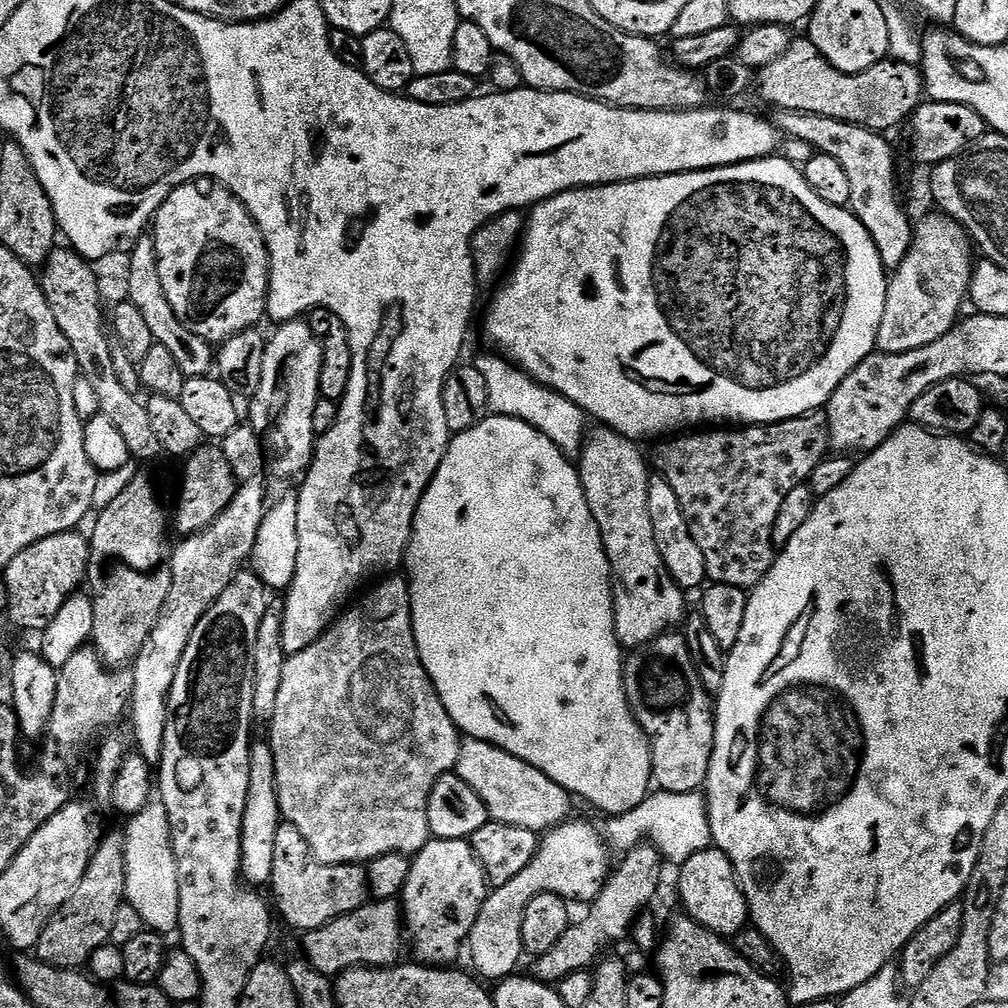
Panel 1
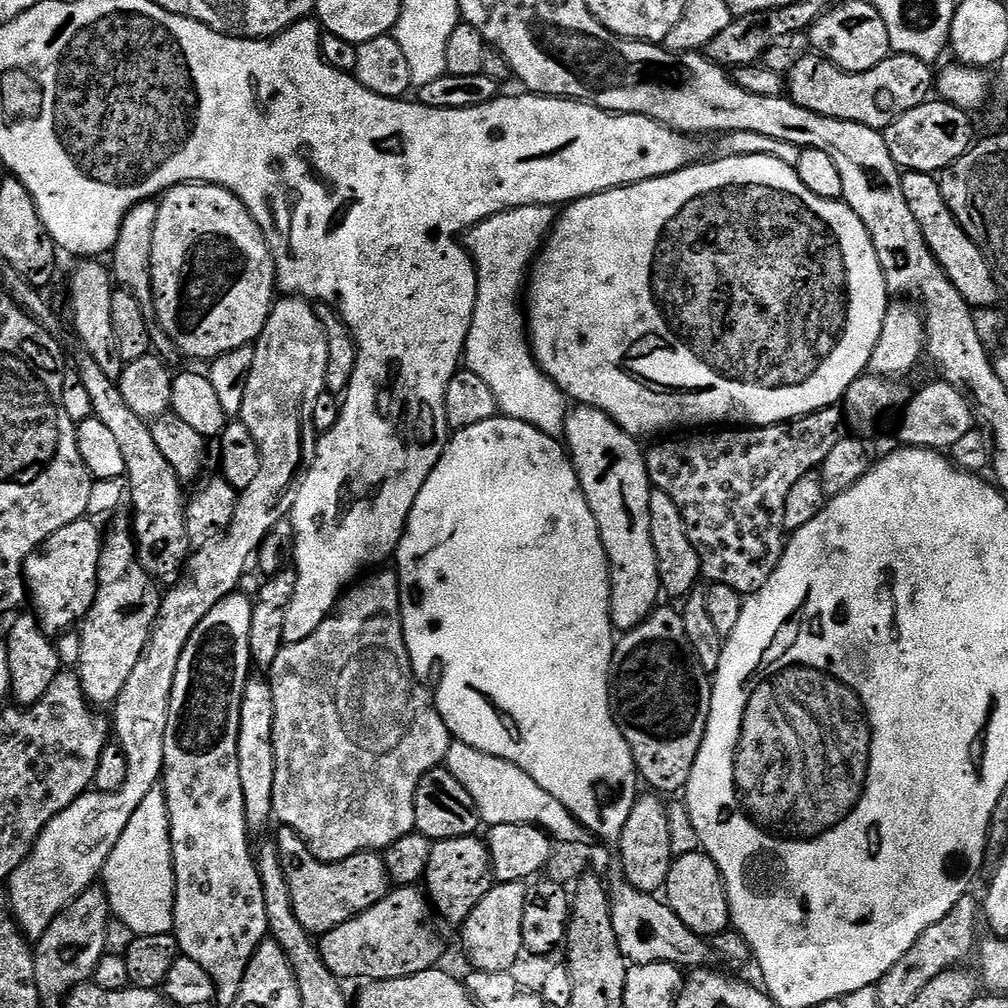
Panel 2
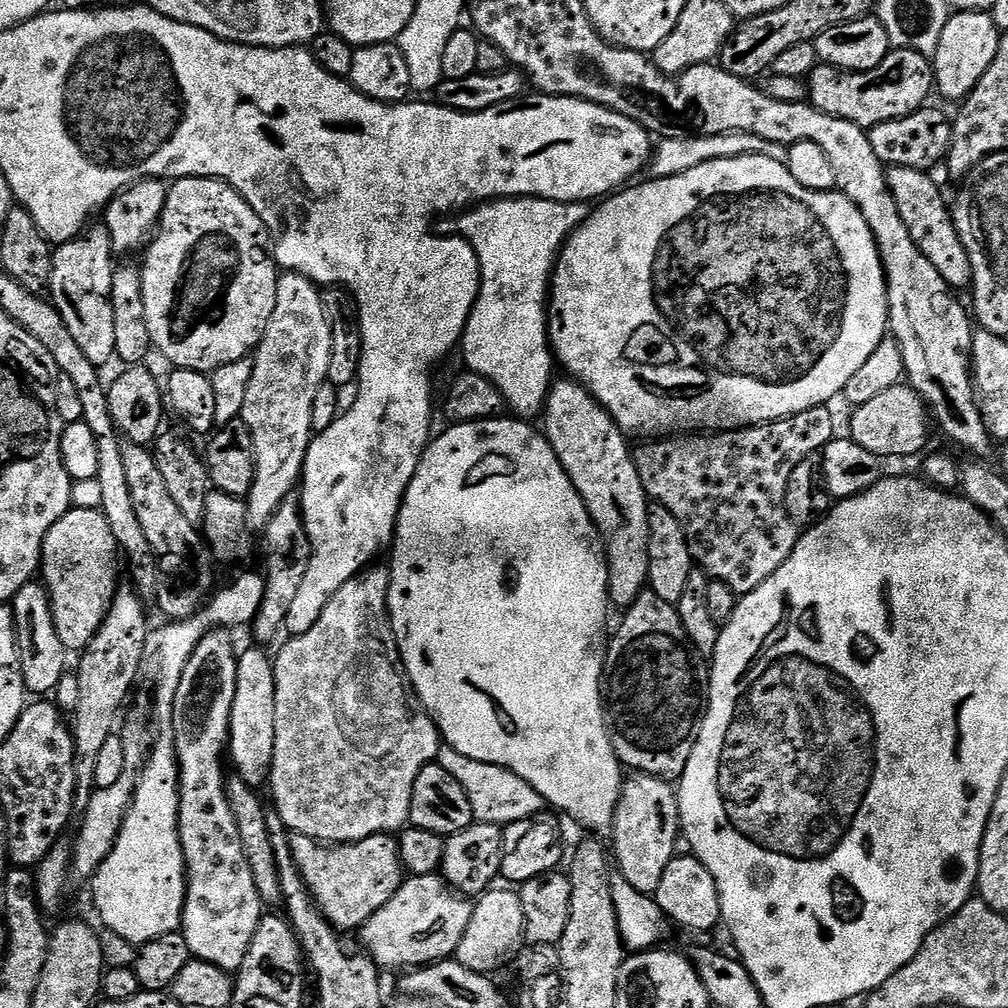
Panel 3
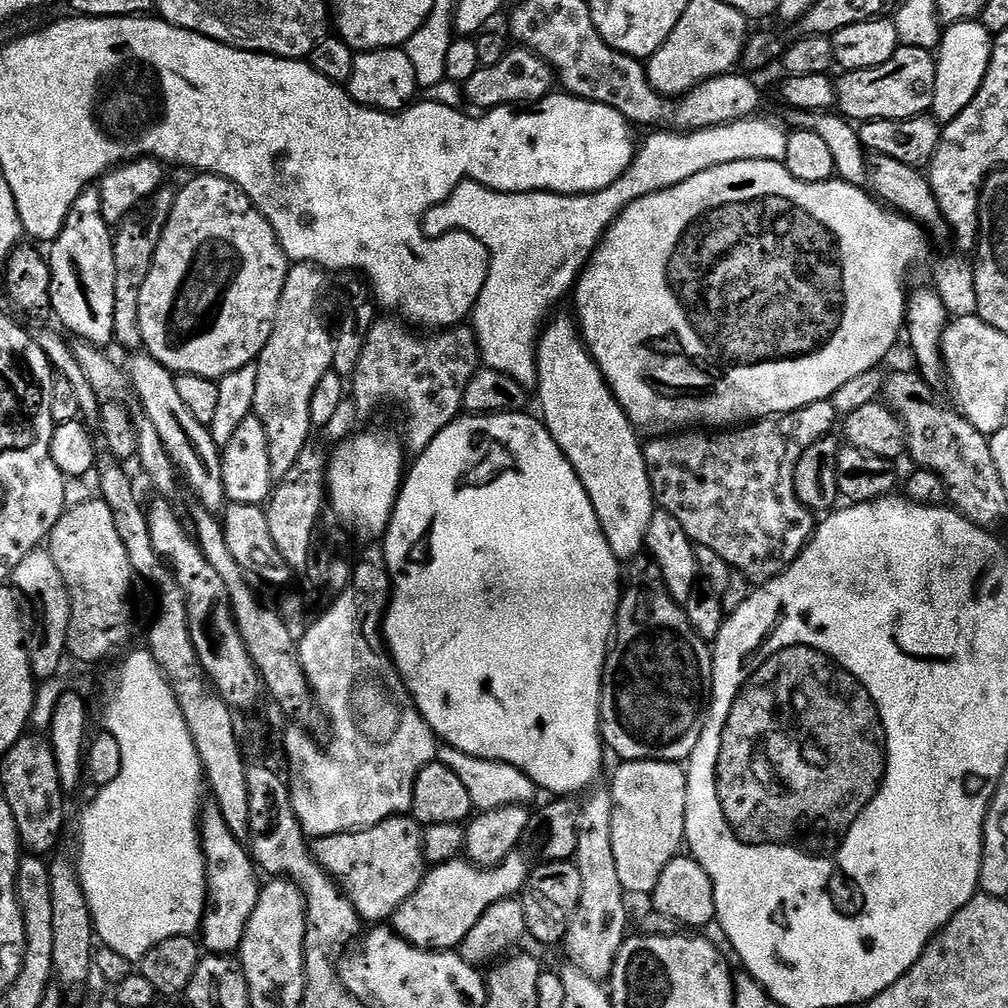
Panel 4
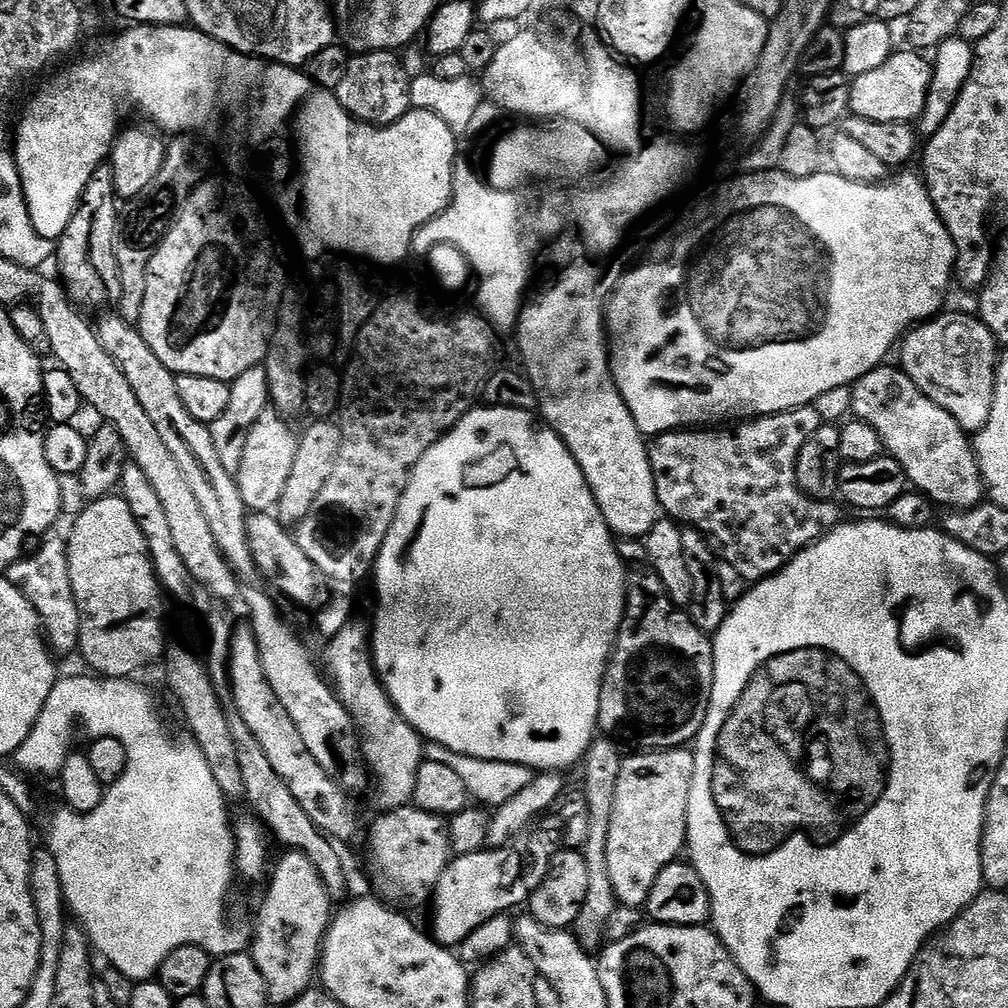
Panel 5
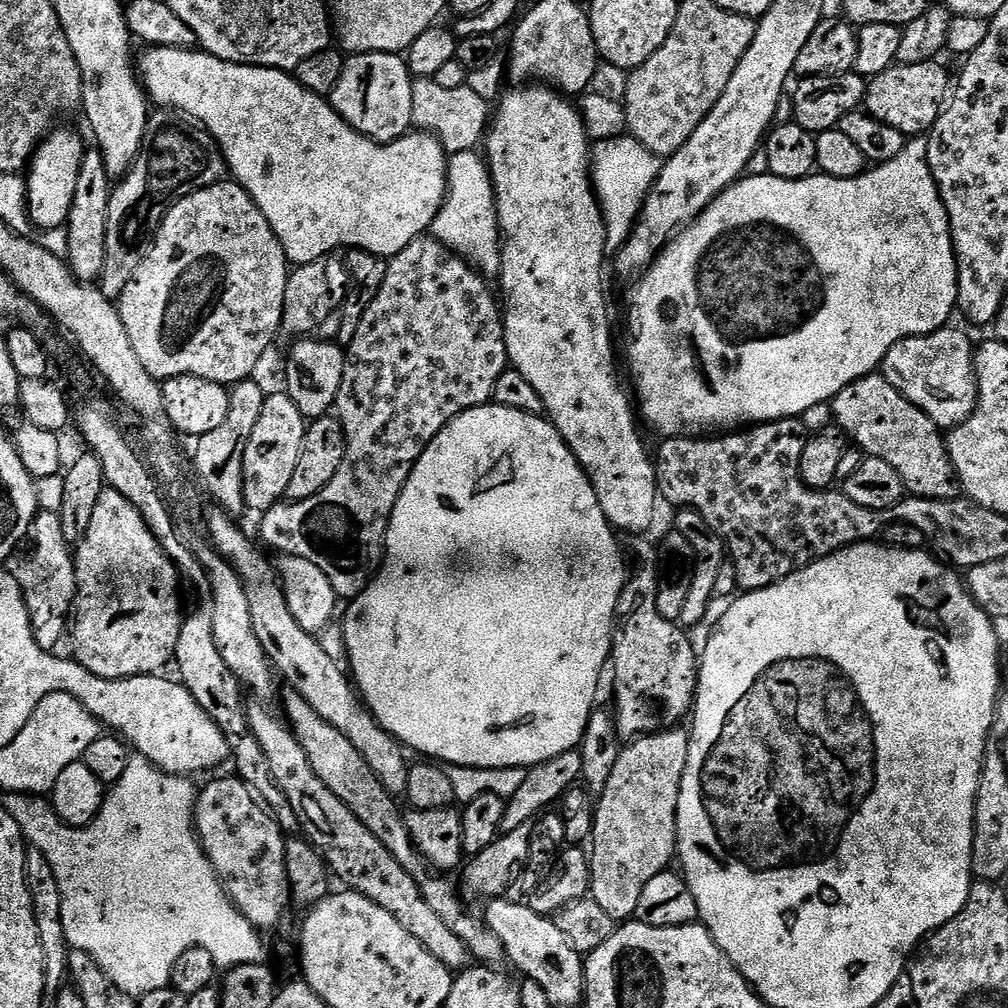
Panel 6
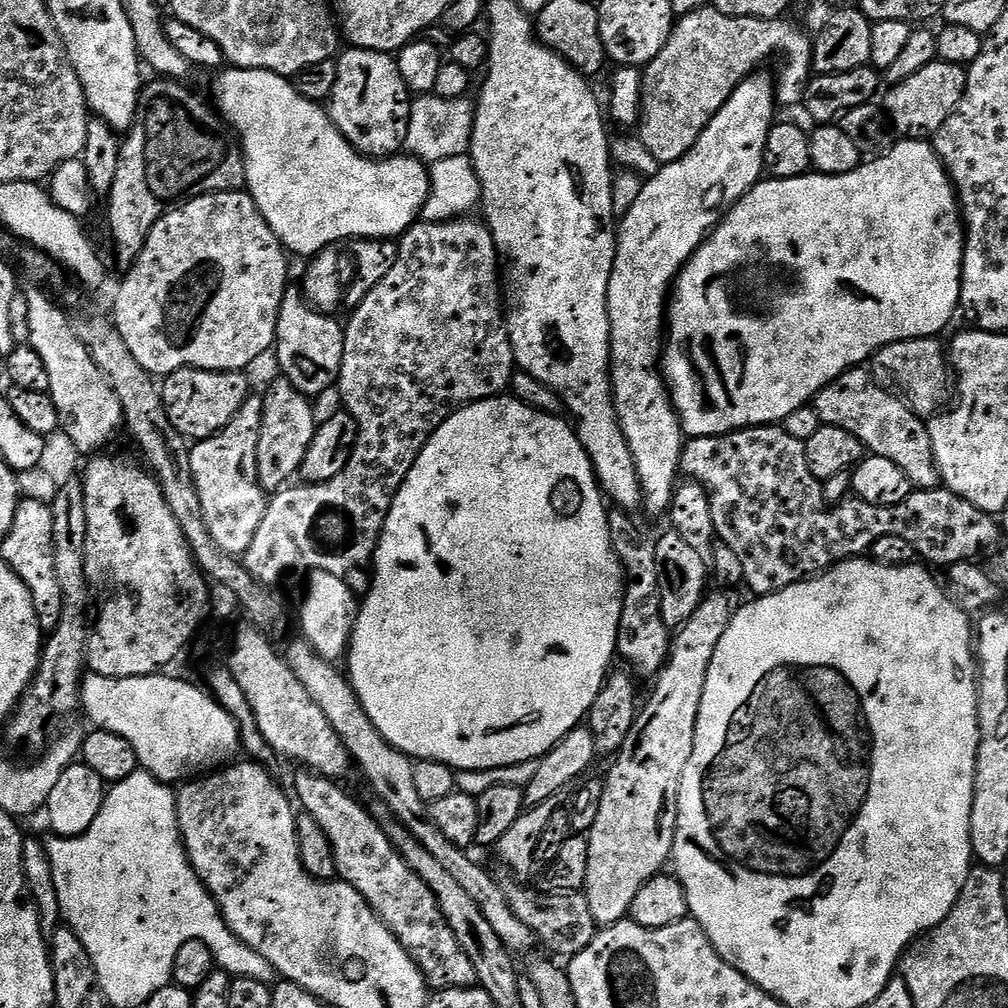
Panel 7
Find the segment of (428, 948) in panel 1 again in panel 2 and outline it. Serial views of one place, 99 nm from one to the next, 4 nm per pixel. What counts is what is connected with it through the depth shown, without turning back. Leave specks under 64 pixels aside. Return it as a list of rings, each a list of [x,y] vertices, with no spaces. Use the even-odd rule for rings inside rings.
[[[479,835],[435,841],[430,850],[424,880],[428,884],[426,895],[439,919],[449,920],[456,926],[463,925],[474,906],[478,906],[481,898],[494,886],[487,843]]]

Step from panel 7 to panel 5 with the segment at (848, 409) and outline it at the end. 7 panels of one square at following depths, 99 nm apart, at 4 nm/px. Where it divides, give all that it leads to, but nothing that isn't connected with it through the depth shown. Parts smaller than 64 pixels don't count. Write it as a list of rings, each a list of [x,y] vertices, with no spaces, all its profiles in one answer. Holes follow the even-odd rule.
[[[896,366],[888,367],[875,368],[851,385],[851,415],[863,424],[869,424],[876,431],[883,451],[893,456],[898,466],[902,466],[909,485],[927,496],[933,505],[940,507],[941,504],[941,509],[944,510],[963,510],[977,508],[979,504],[985,503],[984,479],[976,461],[976,450],[969,433],[965,432],[962,425],[947,410],[938,406],[938,402],[926,398],[926,394],[922,394],[922,390],[918,390],[918,386],[910,382],[910,378],[903,370]]]

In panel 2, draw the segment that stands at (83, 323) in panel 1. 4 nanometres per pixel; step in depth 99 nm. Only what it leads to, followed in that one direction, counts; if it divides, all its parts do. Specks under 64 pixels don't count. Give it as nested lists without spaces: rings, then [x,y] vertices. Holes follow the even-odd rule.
[[[87,354],[81,356],[78,371],[82,386],[86,386],[90,394],[93,417],[114,433],[114,439],[122,450],[126,492],[130,504],[132,500],[132,512],[136,515],[135,519],[131,519],[130,526],[134,531],[140,565],[161,585],[175,585],[185,575],[188,557],[194,551],[186,534],[185,489],[155,445],[149,421],[139,420],[126,406],[126,402],[122,402],[119,383],[108,378],[94,358]]]

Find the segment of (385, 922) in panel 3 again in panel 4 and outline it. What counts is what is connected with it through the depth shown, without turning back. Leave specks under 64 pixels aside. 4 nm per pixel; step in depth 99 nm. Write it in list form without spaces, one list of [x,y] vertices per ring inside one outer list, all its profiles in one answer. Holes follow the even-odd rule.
[[[464,858],[449,864],[437,864],[424,873],[424,880],[400,909],[394,913],[390,924],[397,936],[416,948],[429,950],[456,950],[474,930],[474,922],[494,906],[494,902],[507,900],[513,895],[512,876],[507,867],[481,868]]]

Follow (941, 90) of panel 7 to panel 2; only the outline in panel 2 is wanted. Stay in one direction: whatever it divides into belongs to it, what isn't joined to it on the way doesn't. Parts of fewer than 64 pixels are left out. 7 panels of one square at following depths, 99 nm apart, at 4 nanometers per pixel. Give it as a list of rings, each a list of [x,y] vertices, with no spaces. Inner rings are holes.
[[[809,54],[786,74],[786,92],[798,106],[814,110],[814,114],[883,130],[891,126],[903,112],[914,110],[914,106],[924,103],[933,95],[934,68],[913,56],[889,54],[870,70],[844,72],[823,56]]]

